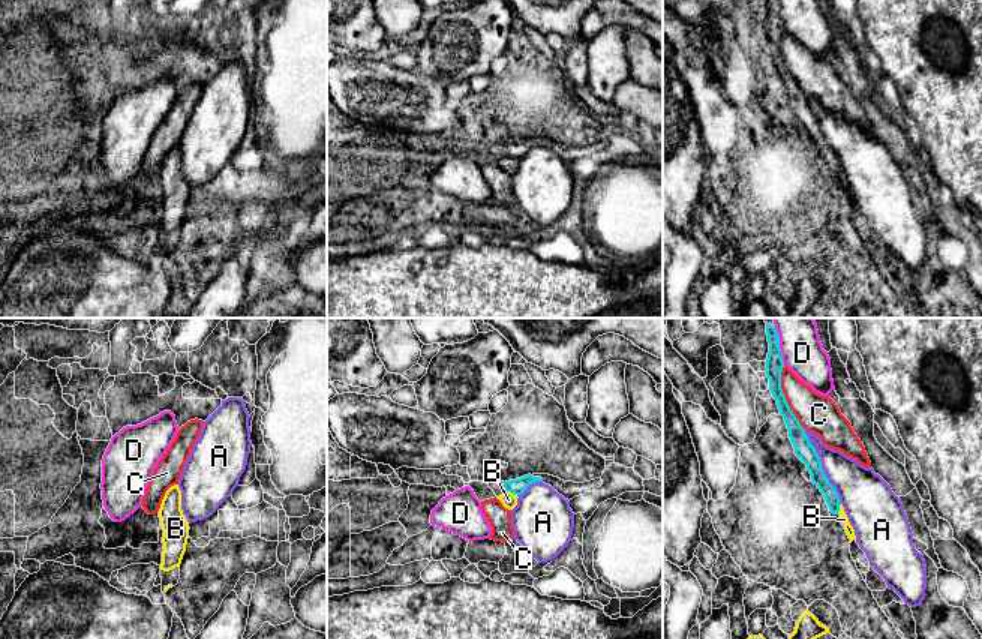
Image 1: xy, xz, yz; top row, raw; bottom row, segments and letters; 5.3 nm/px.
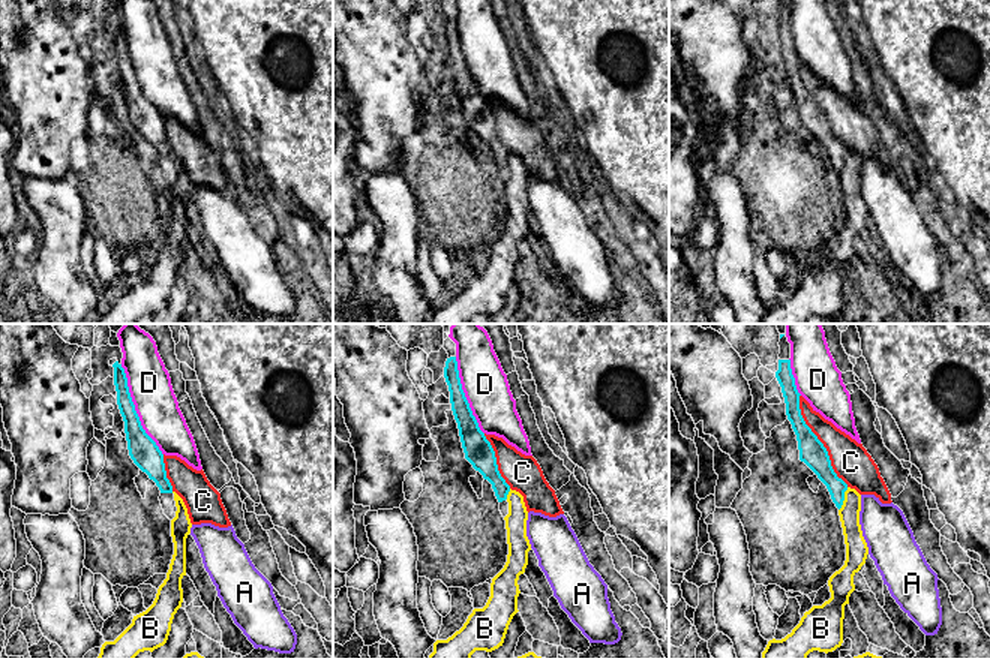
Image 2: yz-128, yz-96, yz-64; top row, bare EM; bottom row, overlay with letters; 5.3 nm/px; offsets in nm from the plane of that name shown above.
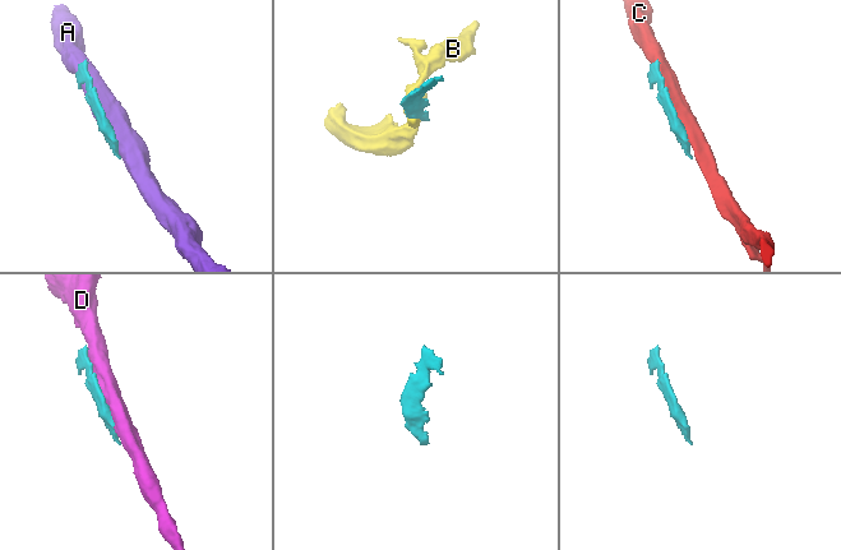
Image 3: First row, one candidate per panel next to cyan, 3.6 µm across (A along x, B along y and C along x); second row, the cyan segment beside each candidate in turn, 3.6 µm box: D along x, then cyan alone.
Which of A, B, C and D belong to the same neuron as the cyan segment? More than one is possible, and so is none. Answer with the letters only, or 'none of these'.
B

